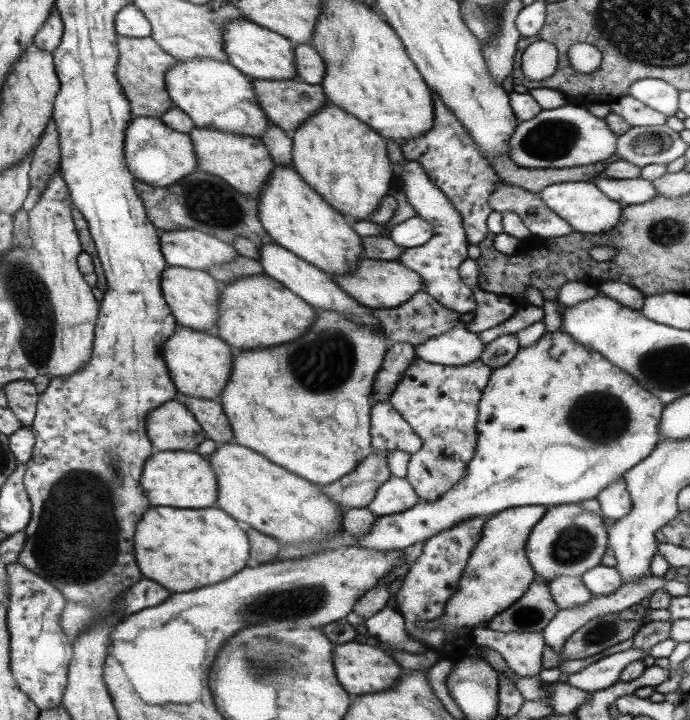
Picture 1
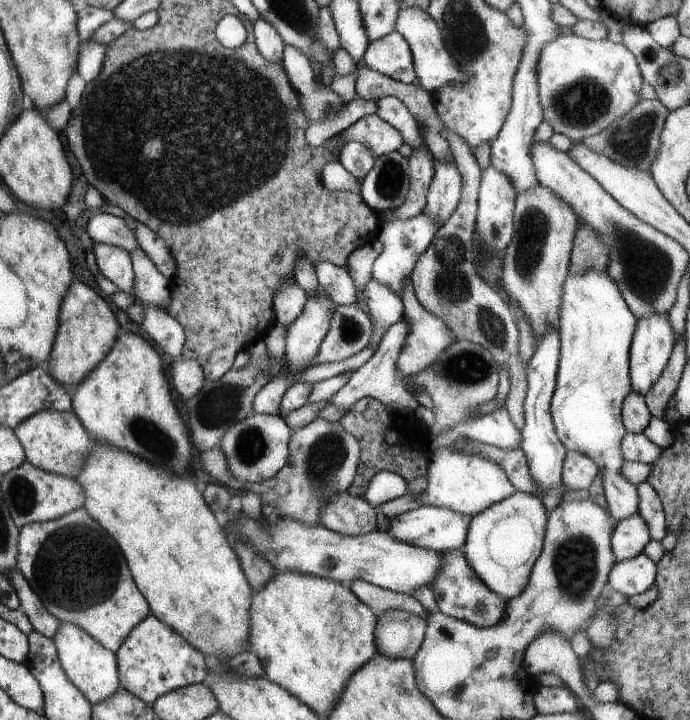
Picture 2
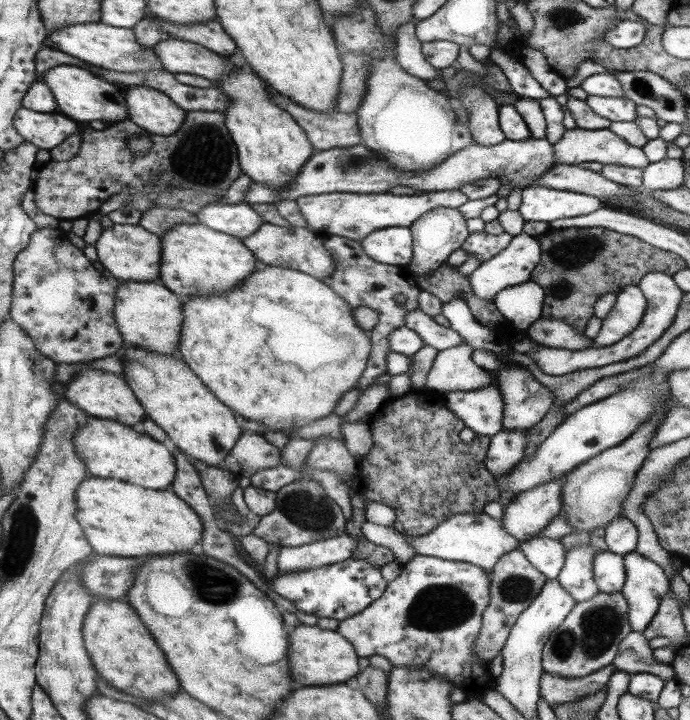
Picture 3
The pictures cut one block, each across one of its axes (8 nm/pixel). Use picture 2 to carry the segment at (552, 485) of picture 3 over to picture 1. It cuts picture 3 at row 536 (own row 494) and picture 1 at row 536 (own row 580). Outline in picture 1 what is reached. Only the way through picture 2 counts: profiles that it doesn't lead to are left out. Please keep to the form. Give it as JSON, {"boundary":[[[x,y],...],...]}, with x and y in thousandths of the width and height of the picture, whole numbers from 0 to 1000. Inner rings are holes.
{"boundary":[[[787,701],[754,703],[728,708],[707,718],[700,729],[697,747],[693,749],[671,790],[670,801],[662,813],[664,818],[646,836],[639,860],[633,860],[632,874],[639,878],[651,878],[654,883],[668,882],[671,875],[683,878],[691,864],[709,864],[709,860],[725,853],[728,847],[732,847],[732,843],[741,842],[743,836],[755,831],[757,825],[761,825],[765,814],[775,807],[777,800],[761,775],[759,758],[767,738],[784,722],[790,710],[791,704]]]}

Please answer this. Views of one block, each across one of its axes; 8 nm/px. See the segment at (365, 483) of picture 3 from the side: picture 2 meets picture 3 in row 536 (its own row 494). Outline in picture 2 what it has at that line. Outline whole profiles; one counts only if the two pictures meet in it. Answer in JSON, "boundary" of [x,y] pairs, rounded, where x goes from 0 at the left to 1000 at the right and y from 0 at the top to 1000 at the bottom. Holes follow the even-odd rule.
{"boundary":[[[529,554],[512,561],[491,585],[501,600],[517,610],[522,619],[516,657],[501,678],[509,689],[526,690],[535,665],[549,654],[564,654],[581,660],[591,675],[588,685],[593,685],[594,689],[616,681],[622,639],[622,631],[619,631],[620,603],[616,600],[616,593],[601,583],[597,574],[587,578],[572,578],[549,558]],[[567,596],[575,597],[575,617],[559,619],[555,607]]]}

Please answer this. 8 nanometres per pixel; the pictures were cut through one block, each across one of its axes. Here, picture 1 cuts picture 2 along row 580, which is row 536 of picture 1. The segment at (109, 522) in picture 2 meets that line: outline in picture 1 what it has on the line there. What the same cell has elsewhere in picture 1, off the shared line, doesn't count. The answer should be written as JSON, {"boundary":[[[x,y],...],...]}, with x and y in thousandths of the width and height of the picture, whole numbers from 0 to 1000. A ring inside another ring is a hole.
{"boundary":[[[313,700],[283,708],[225,703],[207,714],[196,736],[196,778],[207,803],[216,803],[239,814],[242,822],[274,822],[280,817],[303,814],[303,811],[312,811],[338,800],[341,794],[355,789],[361,763],[357,739],[346,736],[343,725],[317,707]]]}

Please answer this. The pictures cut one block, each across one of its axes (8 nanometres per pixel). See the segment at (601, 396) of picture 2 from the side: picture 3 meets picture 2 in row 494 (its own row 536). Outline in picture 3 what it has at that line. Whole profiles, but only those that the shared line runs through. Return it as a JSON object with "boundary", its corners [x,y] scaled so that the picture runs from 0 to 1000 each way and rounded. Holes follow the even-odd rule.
{"boundary":[[[894,718],[875,733],[875,751],[881,765],[903,772],[922,760],[925,739],[920,729],[906,718]]]}

